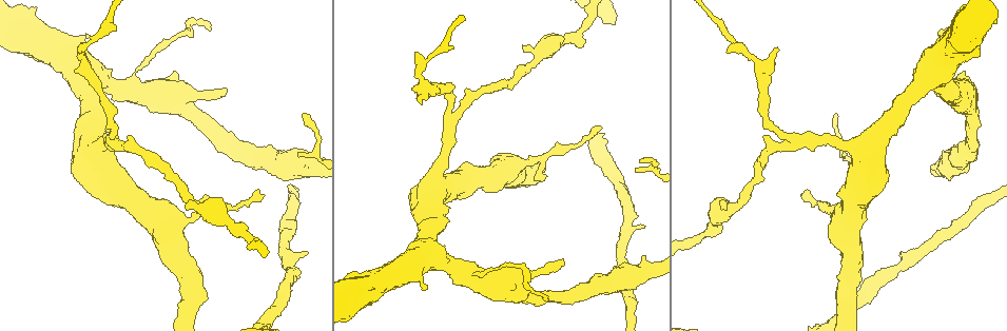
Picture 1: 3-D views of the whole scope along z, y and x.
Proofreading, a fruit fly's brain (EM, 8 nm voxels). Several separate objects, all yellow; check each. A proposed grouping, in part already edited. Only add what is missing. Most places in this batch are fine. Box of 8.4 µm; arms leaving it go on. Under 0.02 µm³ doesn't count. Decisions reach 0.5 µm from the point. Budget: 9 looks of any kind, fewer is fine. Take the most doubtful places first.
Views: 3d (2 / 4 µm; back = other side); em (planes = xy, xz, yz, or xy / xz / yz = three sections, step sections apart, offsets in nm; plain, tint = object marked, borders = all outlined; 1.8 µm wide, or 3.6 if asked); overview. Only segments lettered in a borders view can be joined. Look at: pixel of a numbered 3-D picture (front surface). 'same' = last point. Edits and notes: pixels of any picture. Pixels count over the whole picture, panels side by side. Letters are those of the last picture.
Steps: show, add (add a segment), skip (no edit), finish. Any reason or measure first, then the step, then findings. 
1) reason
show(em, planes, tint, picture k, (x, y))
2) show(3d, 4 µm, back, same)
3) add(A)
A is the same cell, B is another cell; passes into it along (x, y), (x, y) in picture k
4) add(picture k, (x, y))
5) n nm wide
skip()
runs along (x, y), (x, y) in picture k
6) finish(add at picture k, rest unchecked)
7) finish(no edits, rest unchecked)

an open end
show(em, planes, borders, picture 1, (902, 252))

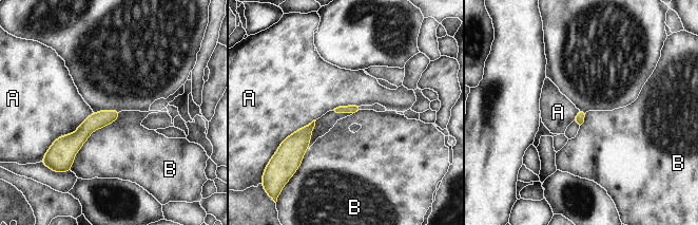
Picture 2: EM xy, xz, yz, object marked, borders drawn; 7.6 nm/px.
B touches over 600 nm
skip()
A and B are other cells; runs along (116, 113), (56, 144) in picture 2; none of them fits

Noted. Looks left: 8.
show(em, xy, step 4, plain, picture 1, (265, 195))

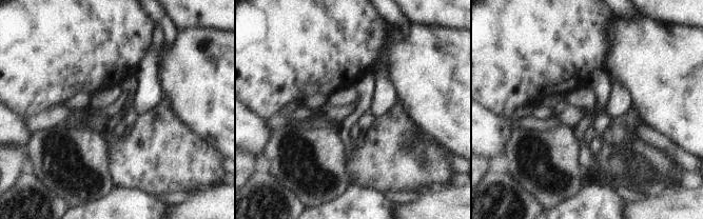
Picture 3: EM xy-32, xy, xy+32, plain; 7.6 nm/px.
where the object lies
show(em, xy, step 4, tint, same)

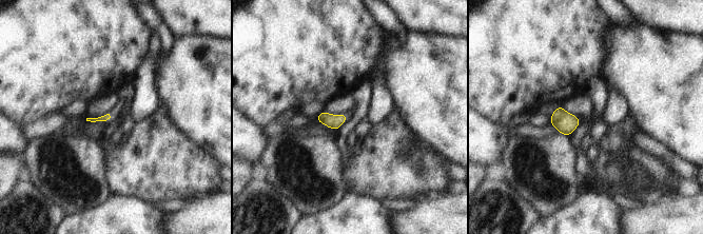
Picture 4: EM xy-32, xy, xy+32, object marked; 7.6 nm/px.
see the neighbours
show(em, xy, step 4, borders, same)

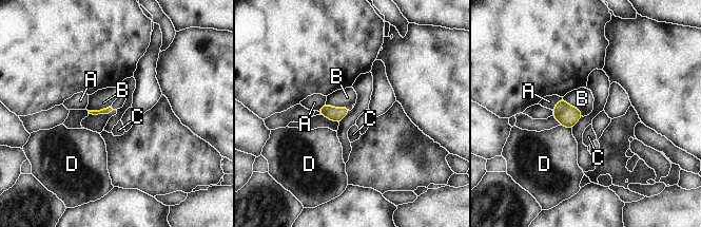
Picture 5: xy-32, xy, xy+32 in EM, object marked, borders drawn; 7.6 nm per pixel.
skip()
A, B, C and D are other cells; none of them fits

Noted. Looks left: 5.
an open end
show(3d, 4 µm, picture 1, (210, 30))

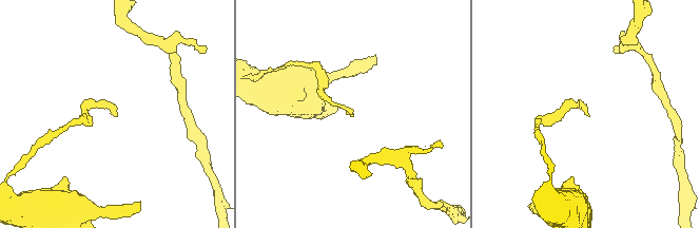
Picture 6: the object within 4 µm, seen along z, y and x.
shape alone is not enough
show(em, xy, step 4, tint, picture 6, (351, 115))

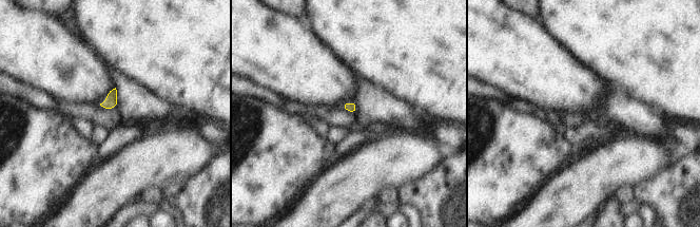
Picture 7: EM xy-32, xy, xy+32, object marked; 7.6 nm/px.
show(em, planes, borders, same)

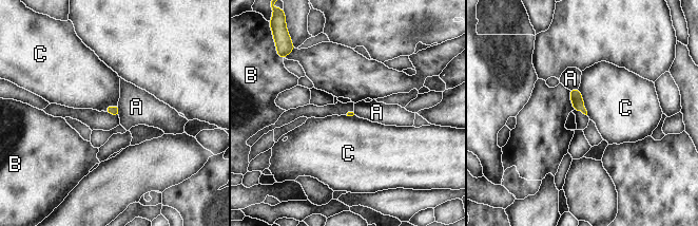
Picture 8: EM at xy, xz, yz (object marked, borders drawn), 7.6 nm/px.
C touches over 220 nm
skip()
A, B and C are other cells; border along (578, 88), (587, 114) in picture 8; none of them fits

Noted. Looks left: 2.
branch stops here
show(3d, 4 µm, picture 1, (208, 195))

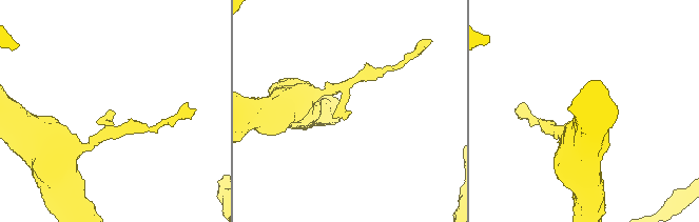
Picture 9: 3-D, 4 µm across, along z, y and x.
shape alone is not enough
show(em, 3.6 µm, planes, borders, picture 9, (110, 109))

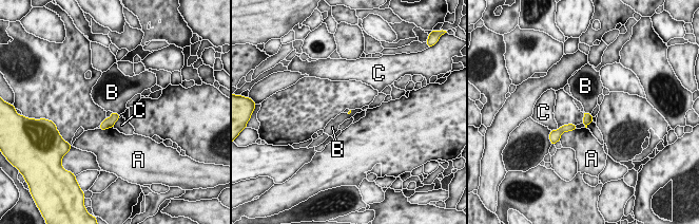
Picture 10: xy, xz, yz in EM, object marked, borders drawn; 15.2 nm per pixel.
skip()
A, B and C are other cells; border along (112, 111), (119, 115) in picture 10; none of them fits

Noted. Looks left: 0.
finish(no edits, rest unchecked)

